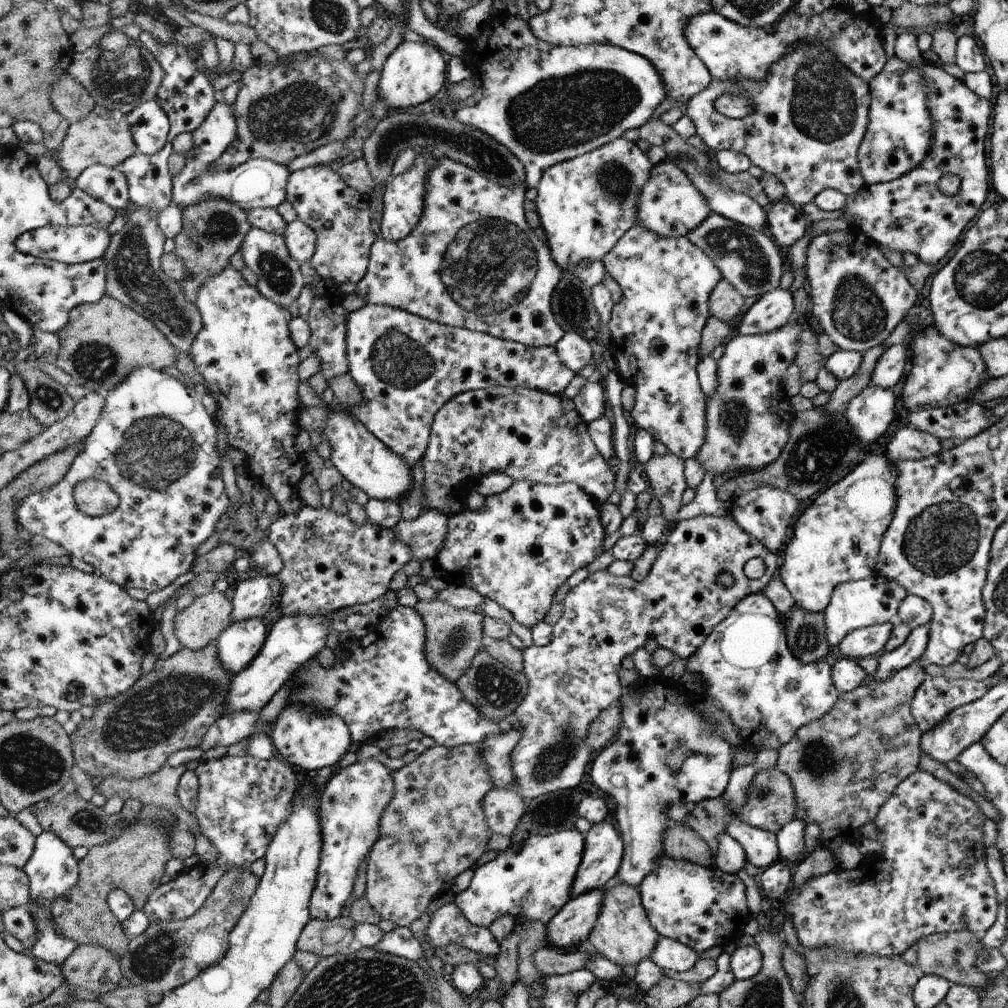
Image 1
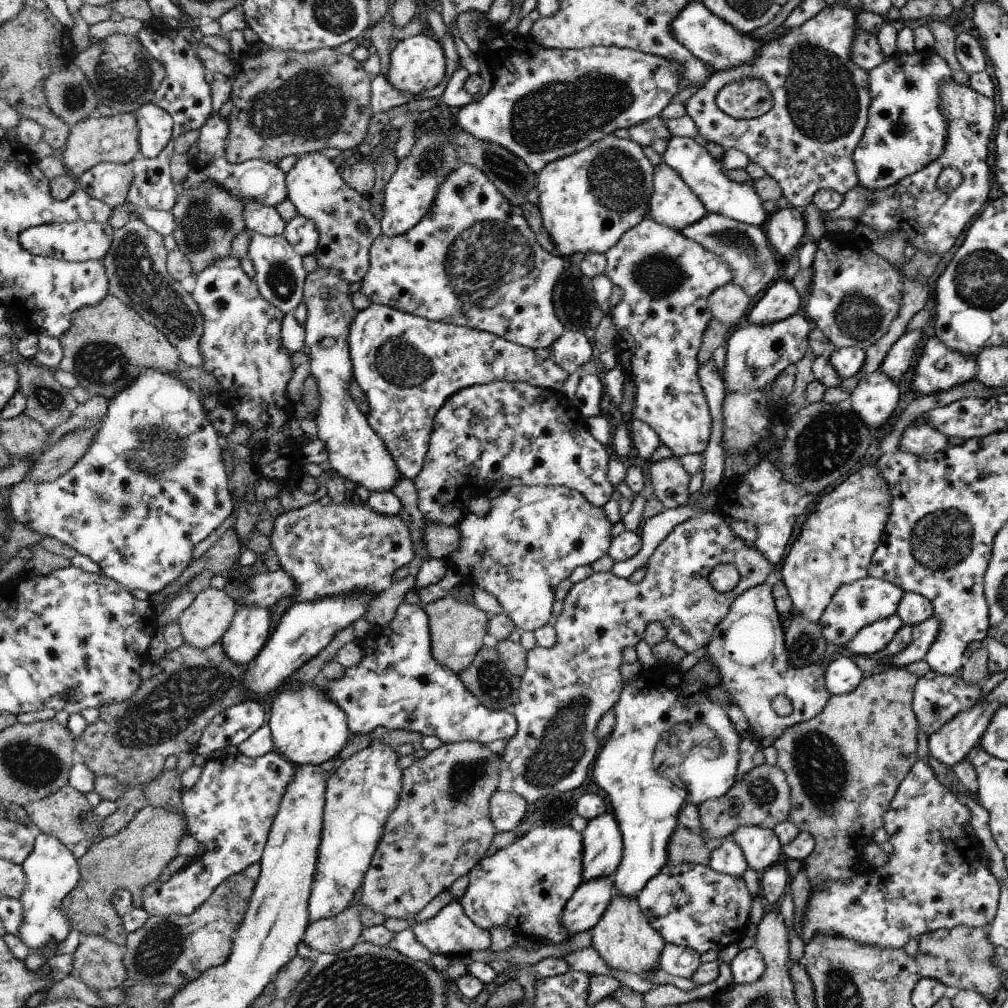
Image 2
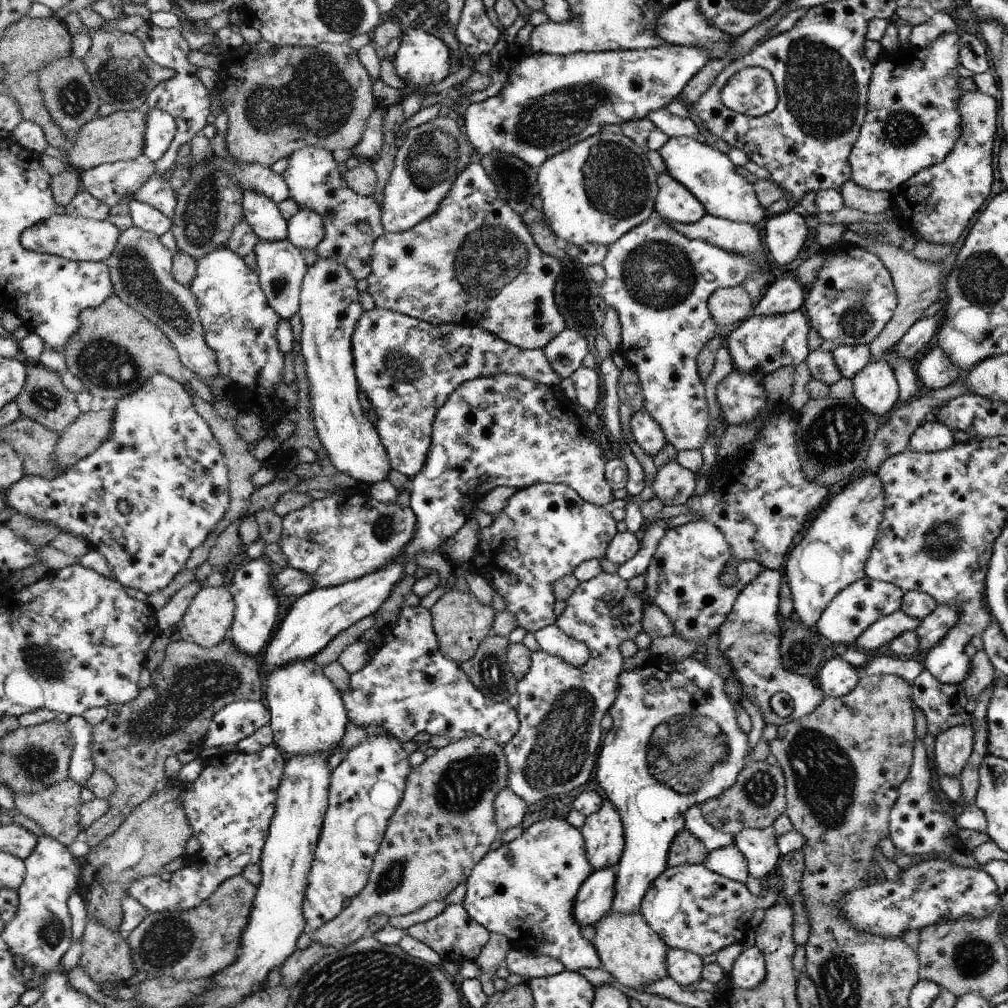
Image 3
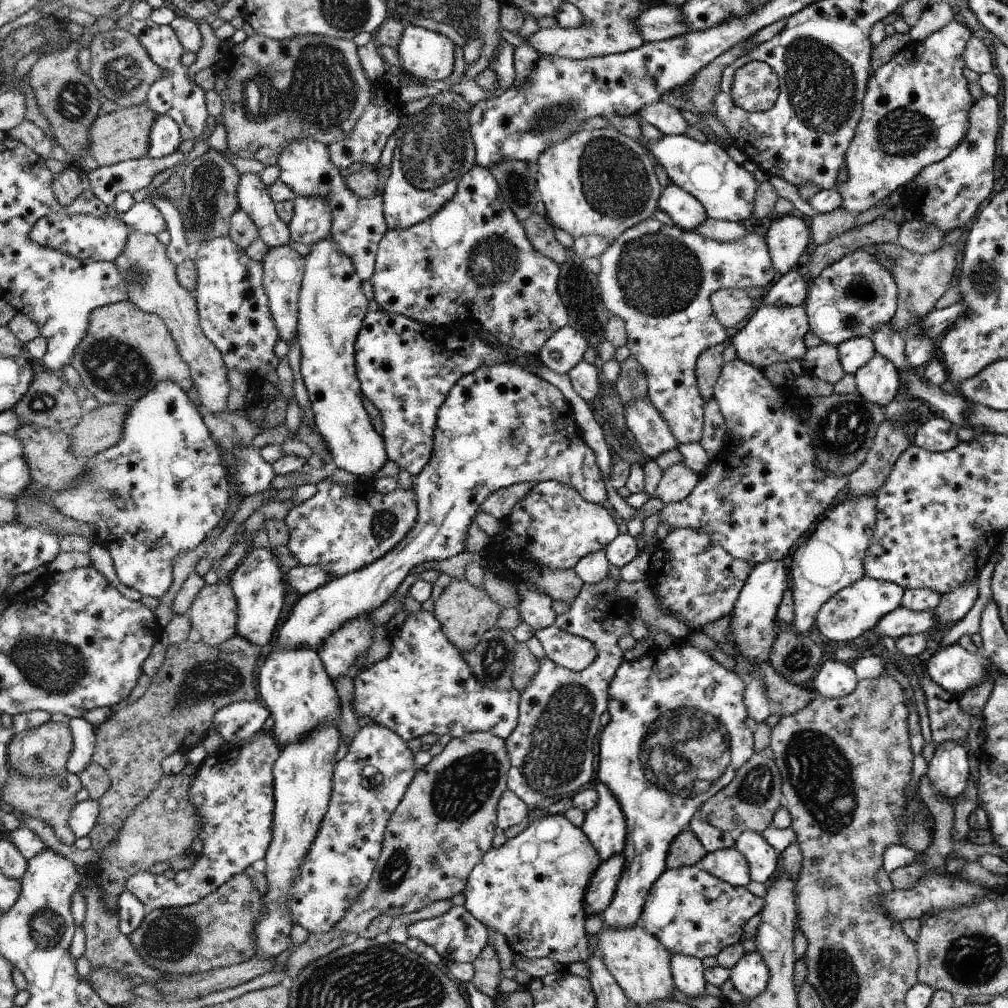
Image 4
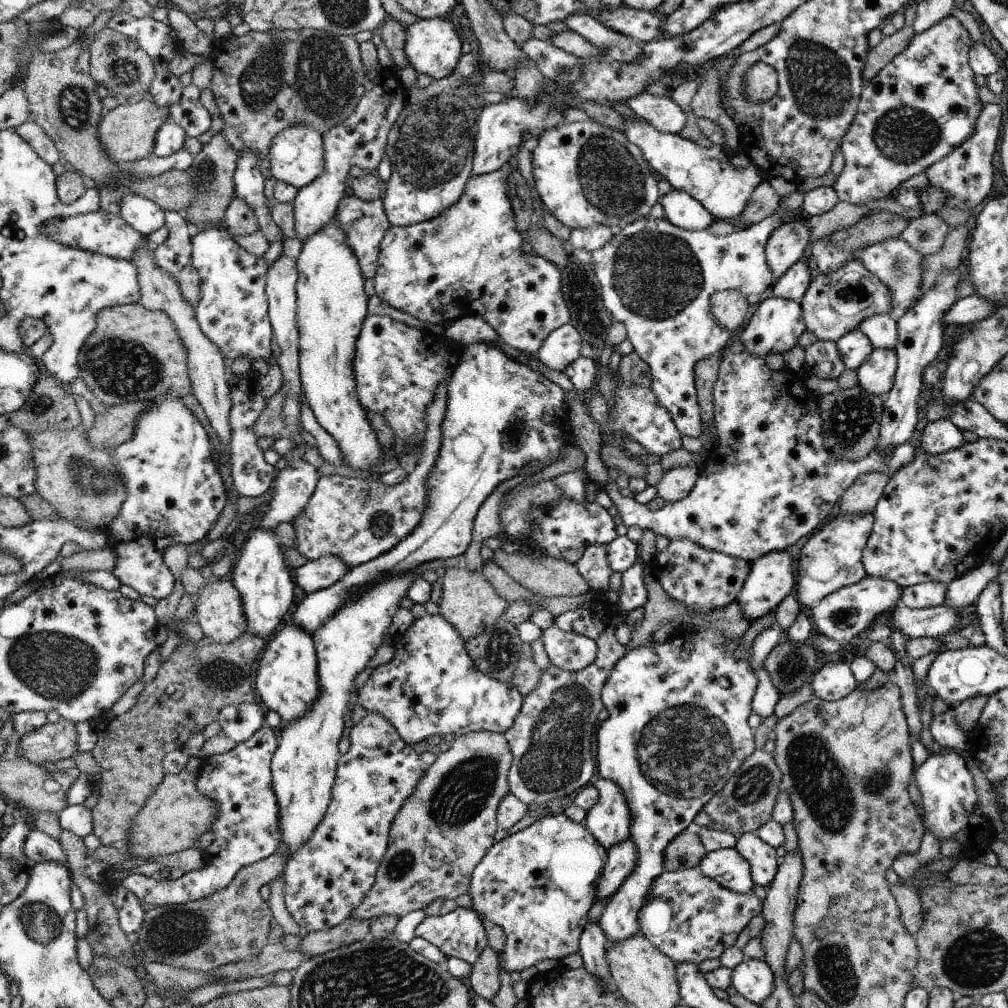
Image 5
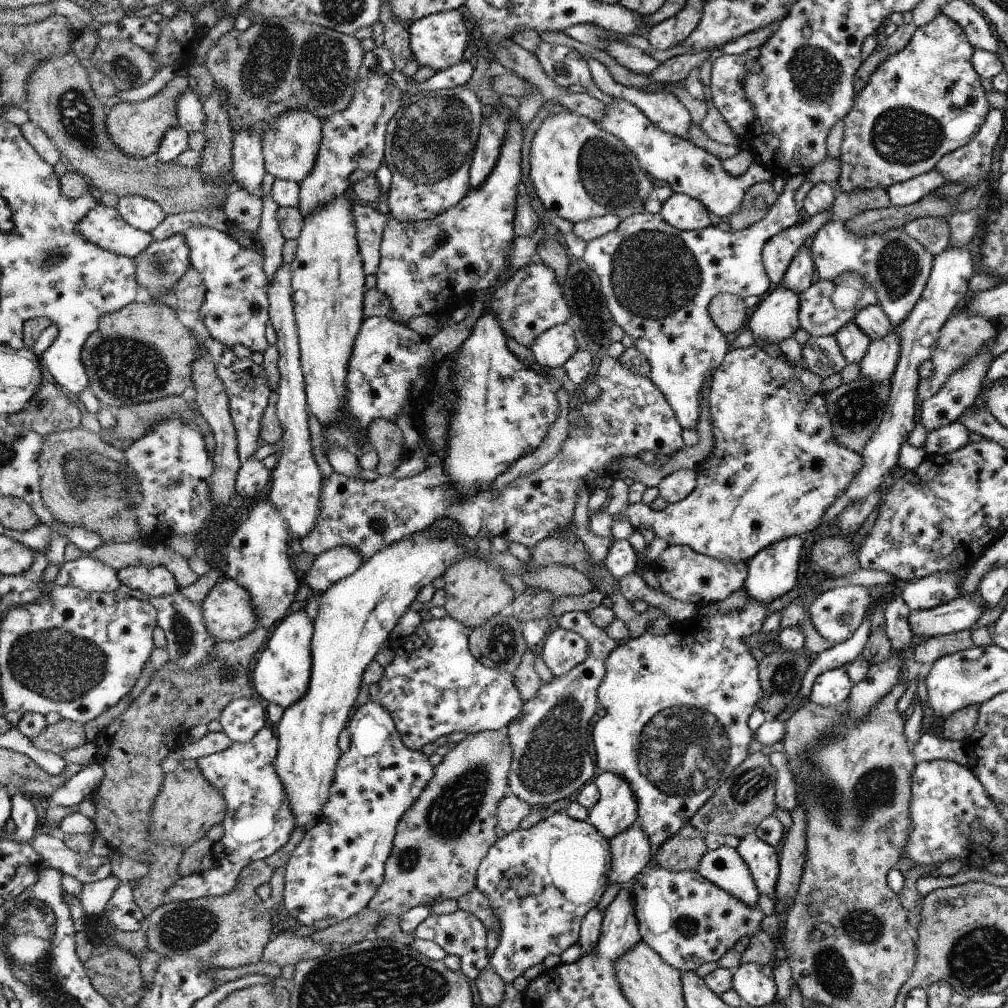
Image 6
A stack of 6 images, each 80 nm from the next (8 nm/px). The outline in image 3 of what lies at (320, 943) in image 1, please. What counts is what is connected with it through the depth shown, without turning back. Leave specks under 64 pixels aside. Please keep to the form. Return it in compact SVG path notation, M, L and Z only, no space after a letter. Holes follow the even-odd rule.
M472 736L468 739L452 741L448 746L438 749L420 766L412 768L408 776L406 789L392 824L387 825L388 836L384 836L384 848L379 848L376 856L376 868L372 868L367 887L337 917L311 932L311 940L322 942L329 950L340 949L356 943L366 936L370 918L377 914L396 917L420 910L432 901L446 899L459 884L468 881L476 864L490 853L490 846L498 836L494 822L494 800L508 784L510 766L504 755L502 744L484 736Z

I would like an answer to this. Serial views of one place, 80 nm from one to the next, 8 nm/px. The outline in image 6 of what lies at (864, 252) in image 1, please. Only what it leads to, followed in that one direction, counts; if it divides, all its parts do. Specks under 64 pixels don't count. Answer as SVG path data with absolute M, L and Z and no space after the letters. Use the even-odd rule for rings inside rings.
M856 271L838 275L833 281L814 279L812 286L799 294L799 320L812 337L834 336L857 312L877 304L878 294Z

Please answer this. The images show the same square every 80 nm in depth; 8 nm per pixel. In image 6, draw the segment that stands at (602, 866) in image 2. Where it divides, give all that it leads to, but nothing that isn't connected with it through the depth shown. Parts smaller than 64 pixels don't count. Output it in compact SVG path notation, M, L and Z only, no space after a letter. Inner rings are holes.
M600 773L594 782L599 787L600 798L588 810L586 822L610 842L638 822L638 798L628 781L618 774Z

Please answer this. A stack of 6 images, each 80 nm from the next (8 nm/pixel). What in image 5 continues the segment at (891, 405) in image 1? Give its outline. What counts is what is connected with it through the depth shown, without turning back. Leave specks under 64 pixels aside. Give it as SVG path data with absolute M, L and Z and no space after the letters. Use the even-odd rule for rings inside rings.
M874 349L872 354L869 354L868 360L864 361L856 369L859 385L866 389L866 392L874 396L884 398L891 392L895 383L897 371L897 352L894 349Z

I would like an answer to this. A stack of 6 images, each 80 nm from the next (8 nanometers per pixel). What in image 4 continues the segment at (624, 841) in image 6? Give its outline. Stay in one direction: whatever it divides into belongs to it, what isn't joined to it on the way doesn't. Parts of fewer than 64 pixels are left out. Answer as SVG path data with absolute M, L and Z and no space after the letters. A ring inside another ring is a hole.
M623 852L603 862L598 868L598 872L588 886L586 898L584 898L586 918L590 914L602 916L607 910L612 899L615 898L614 892L618 890L624 870L626 870L626 857L623 856Z

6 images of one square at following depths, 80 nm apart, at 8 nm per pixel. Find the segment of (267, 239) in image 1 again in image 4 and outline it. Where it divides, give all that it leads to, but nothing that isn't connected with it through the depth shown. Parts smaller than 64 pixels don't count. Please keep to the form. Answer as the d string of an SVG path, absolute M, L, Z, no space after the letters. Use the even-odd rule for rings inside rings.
M292 241L277 247L269 247L261 260L264 268L263 287L267 291L268 300L271 301L271 313L280 336L284 337L289 346L297 334L299 290L305 271L305 258L292 247L291 243Z

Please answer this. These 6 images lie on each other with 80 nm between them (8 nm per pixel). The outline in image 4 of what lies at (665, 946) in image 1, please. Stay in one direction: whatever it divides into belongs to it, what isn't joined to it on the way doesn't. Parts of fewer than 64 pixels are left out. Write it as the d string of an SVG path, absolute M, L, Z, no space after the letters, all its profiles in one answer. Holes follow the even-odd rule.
M671 955L671 972L676 988L686 996L705 993L707 984L706 967L702 960L688 955Z

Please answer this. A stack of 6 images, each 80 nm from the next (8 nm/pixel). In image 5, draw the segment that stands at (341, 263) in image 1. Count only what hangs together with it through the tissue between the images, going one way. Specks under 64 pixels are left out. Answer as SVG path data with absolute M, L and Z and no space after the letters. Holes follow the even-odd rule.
M296 125L288 127L275 136L263 164L278 181L295 186L298 190L306 187L325 173L325 148L323 136L313 128ZM345 194L339 202L335 220L347 237L347 245L358 257L364 278L375 278L376 271L379 268L378 260L379 252L382 250L382 240L391 228L391 223L387 219L386 209L383 207L383 200L378 198L376 200L363 201L354 194Z

